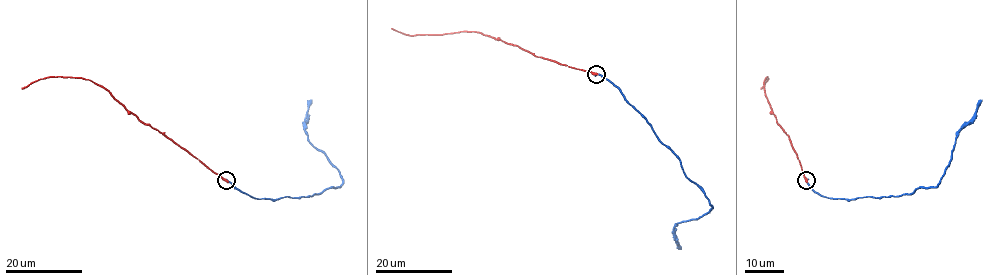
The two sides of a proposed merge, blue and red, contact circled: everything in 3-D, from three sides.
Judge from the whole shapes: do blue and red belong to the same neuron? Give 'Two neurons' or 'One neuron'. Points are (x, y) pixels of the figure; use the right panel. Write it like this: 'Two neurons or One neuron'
Two neurons

